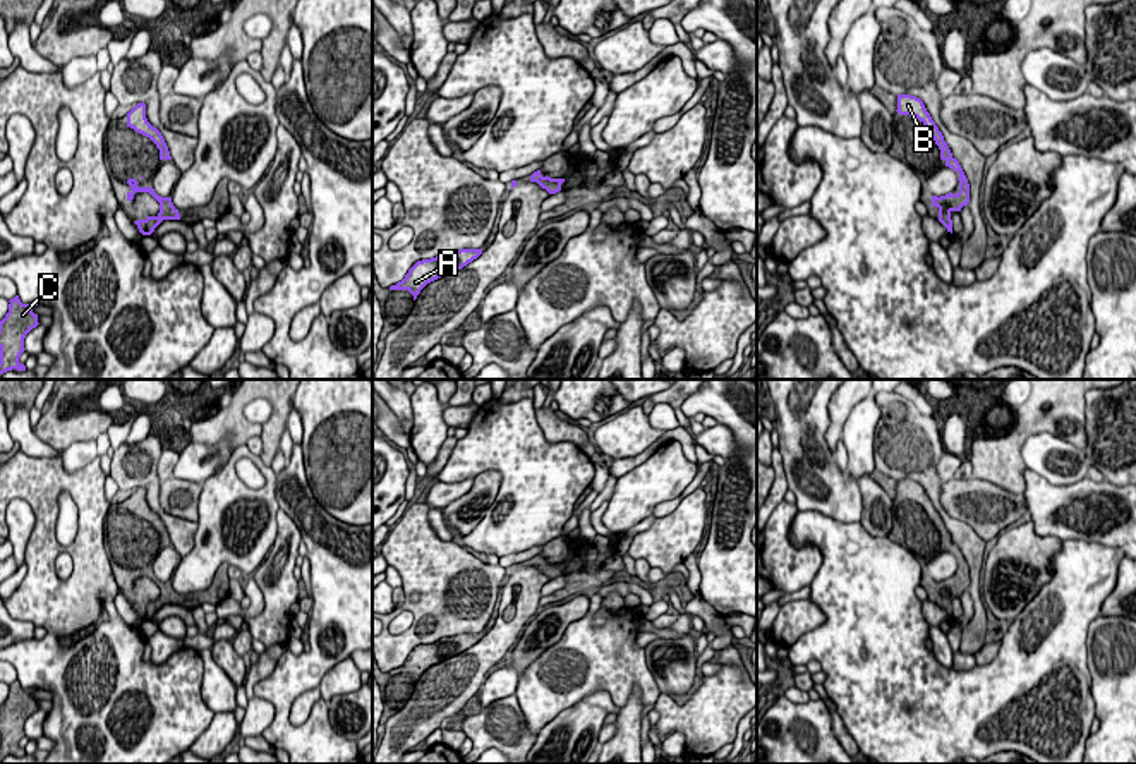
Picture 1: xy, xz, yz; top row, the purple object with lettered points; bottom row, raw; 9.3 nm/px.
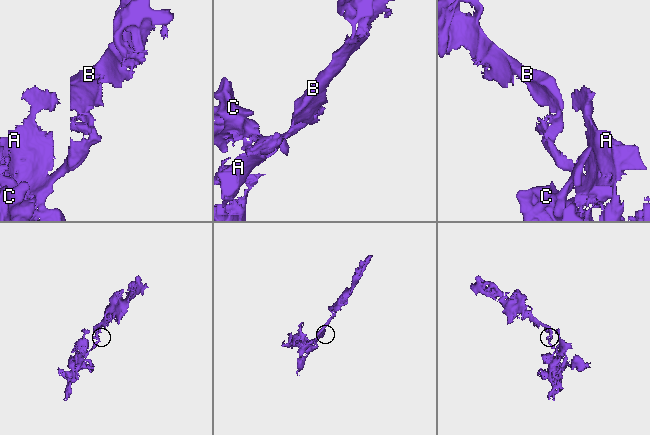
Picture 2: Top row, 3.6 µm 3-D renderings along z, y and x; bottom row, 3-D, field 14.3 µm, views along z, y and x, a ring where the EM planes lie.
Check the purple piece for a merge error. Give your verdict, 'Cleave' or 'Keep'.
Keep

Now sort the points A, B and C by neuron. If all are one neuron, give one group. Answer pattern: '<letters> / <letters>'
A B C

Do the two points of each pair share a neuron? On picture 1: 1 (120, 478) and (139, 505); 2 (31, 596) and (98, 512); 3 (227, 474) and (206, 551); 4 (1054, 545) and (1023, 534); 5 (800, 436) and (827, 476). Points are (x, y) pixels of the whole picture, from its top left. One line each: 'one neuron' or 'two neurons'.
1: two neurons
2: one neuron
3: one neuron
4: one neuron
5: one neuron

